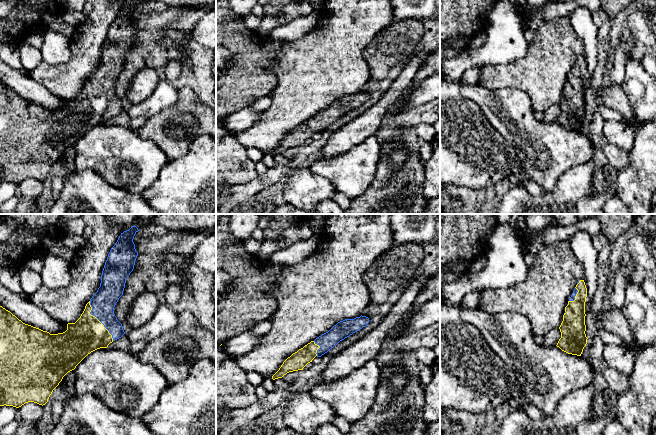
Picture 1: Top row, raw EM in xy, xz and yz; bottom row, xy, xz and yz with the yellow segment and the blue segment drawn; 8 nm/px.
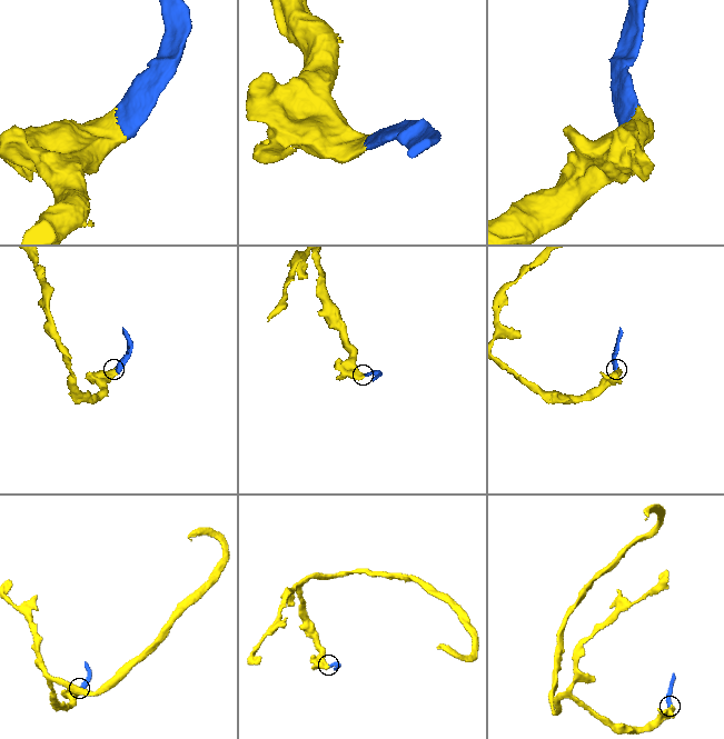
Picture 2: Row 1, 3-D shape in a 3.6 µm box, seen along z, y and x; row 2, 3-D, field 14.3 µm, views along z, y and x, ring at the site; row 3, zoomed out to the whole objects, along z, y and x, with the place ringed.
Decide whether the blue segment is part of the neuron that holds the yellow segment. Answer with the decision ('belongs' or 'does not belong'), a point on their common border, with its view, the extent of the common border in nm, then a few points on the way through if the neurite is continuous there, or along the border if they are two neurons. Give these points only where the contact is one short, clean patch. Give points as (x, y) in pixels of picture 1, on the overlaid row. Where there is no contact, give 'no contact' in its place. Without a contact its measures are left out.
belongs | xy (98, 320) | 380 nm

